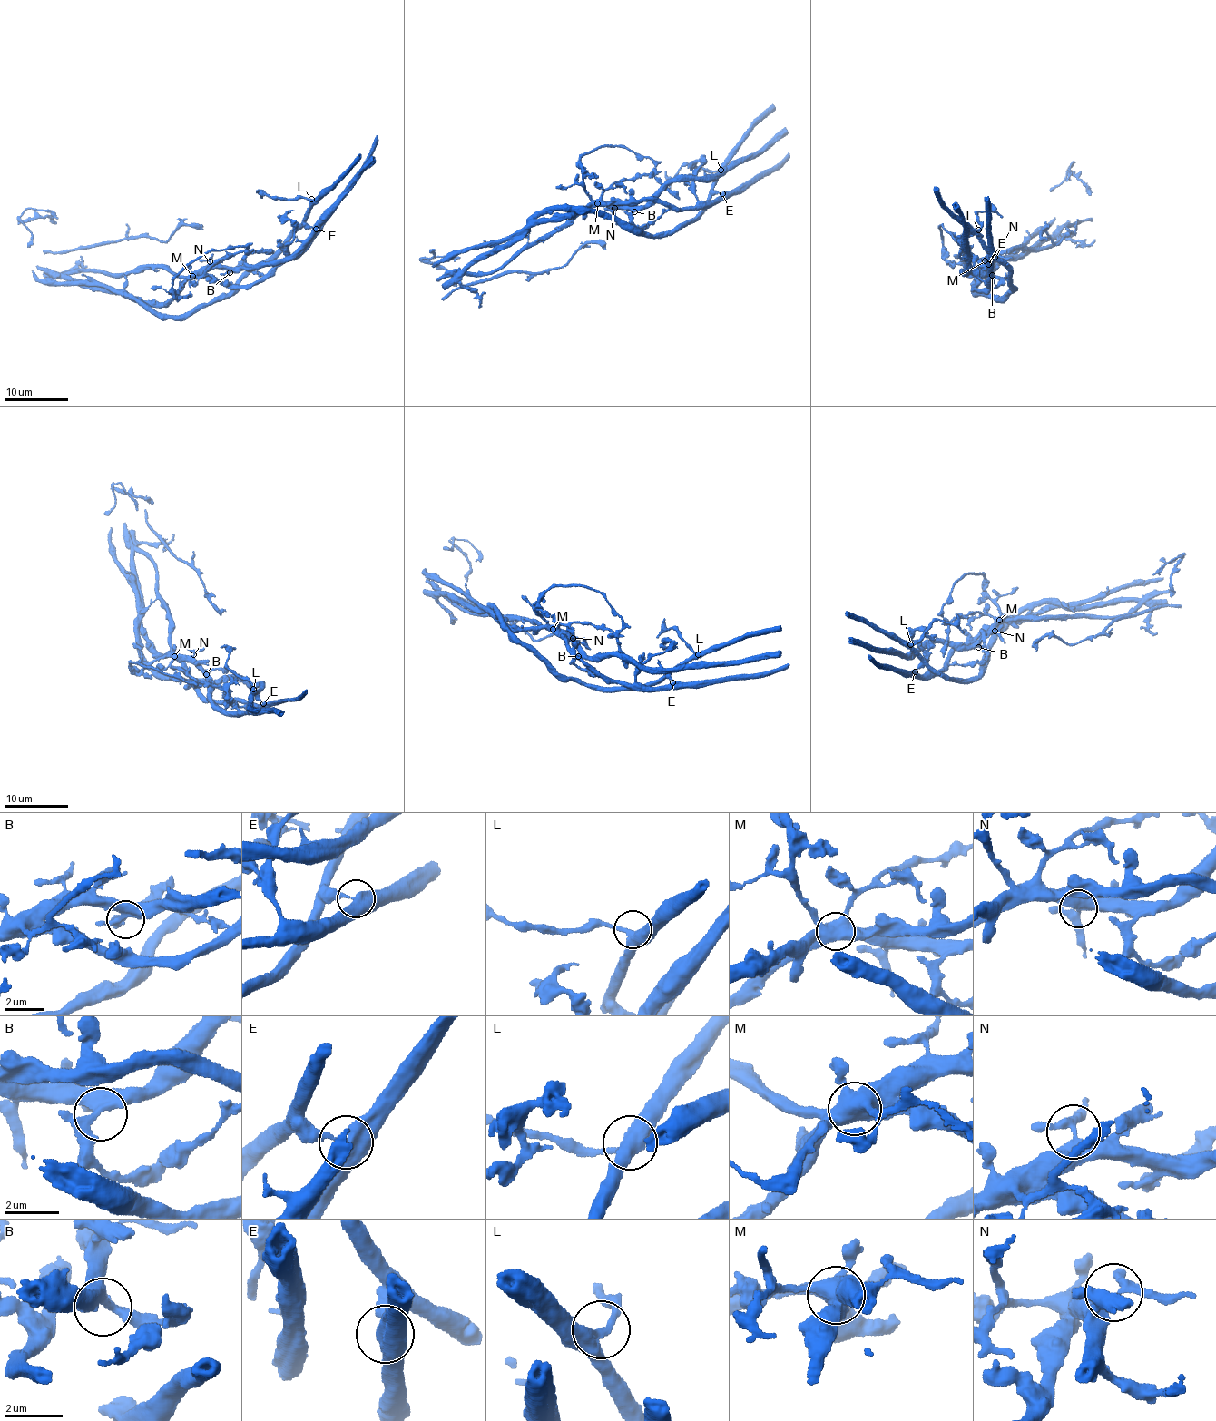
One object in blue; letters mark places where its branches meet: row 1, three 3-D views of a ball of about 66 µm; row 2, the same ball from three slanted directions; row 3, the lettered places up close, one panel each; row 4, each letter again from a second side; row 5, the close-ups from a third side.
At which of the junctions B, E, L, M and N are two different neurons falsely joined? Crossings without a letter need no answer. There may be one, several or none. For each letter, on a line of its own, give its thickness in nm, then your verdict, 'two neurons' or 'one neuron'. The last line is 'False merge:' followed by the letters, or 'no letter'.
B: calibre 360 nm; one neuron
E: calibre 440 nm; two neurons
L: calibre 420 nm; one neuron
M: calibre 650 nm; two neurons
N: calibre 360 nm; one neuron
False merge: E, M

